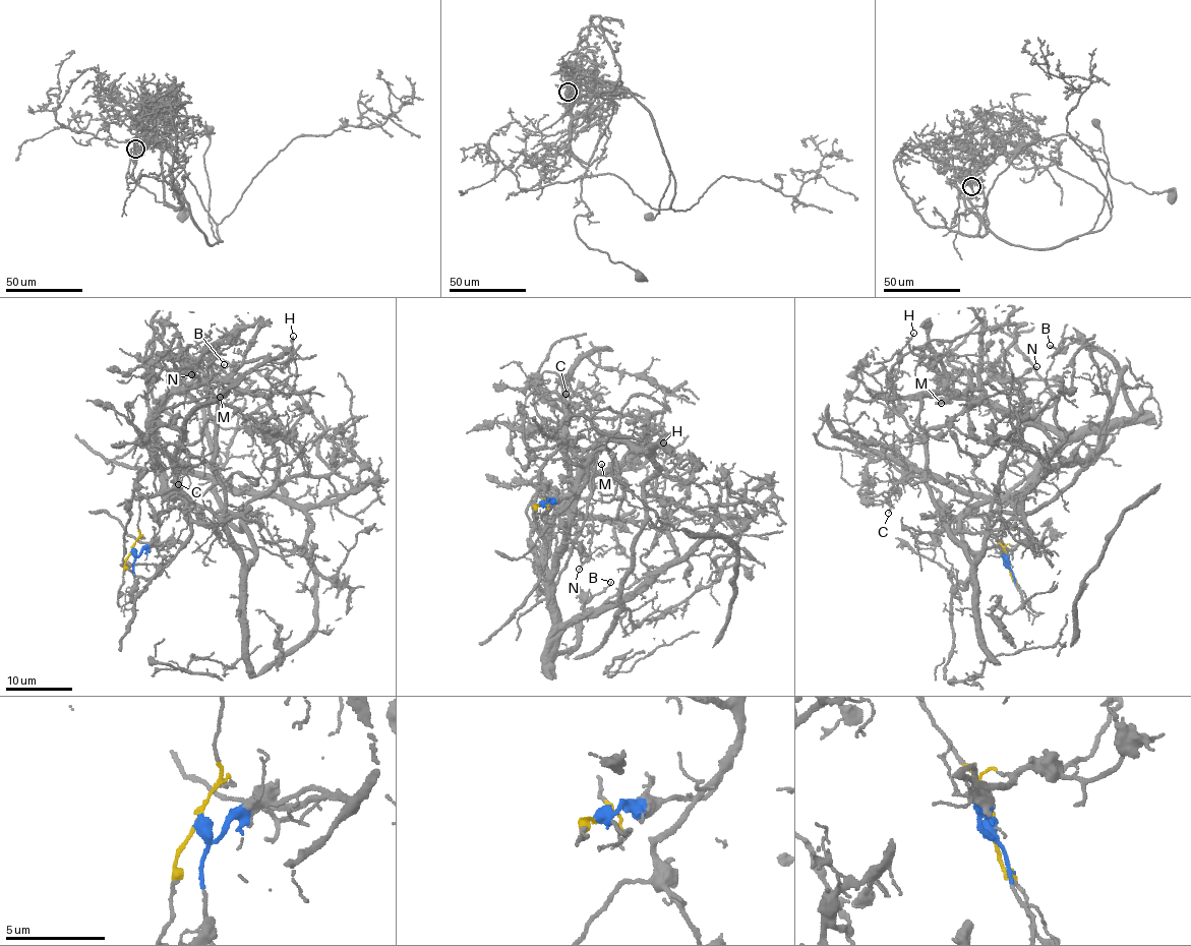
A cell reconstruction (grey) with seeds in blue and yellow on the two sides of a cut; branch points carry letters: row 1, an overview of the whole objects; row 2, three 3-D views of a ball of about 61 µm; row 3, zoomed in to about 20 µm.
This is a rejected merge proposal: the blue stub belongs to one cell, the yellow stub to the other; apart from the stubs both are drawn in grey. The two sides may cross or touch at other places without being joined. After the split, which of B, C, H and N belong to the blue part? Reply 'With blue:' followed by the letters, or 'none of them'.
With blue: B

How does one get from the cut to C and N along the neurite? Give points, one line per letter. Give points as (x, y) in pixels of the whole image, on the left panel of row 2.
C: (131, 549), (141, 496), (181, 488), (217, 515), (224, 510), (222, 483), (205, 459), (178, 484)
N: (131, 549), (141, 496), (181, 488), (220, 515), (224, 510), (209, 381), (204, 386), (192, 374)

